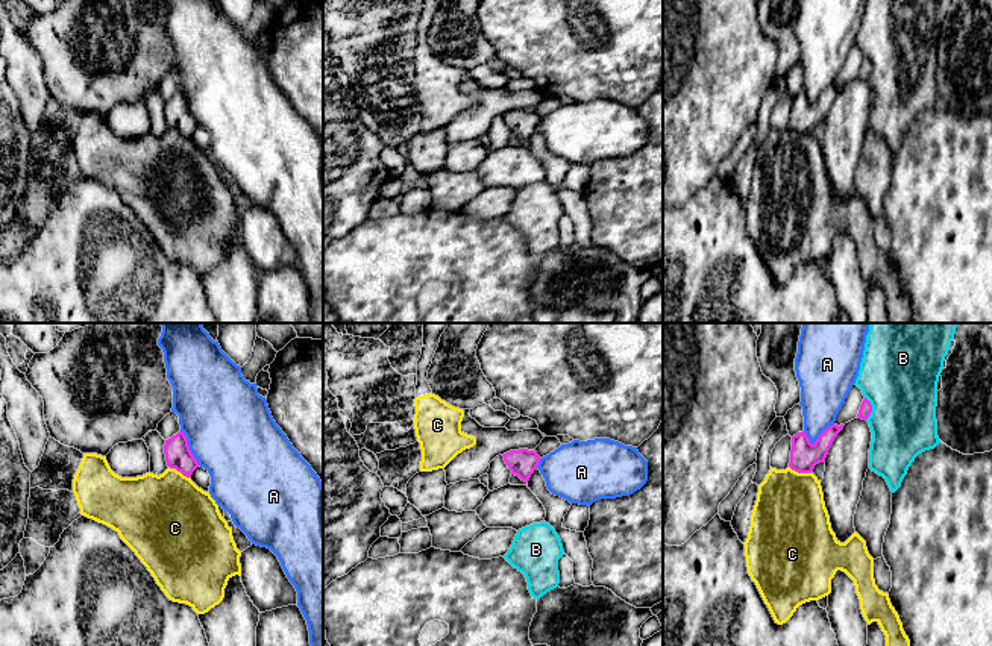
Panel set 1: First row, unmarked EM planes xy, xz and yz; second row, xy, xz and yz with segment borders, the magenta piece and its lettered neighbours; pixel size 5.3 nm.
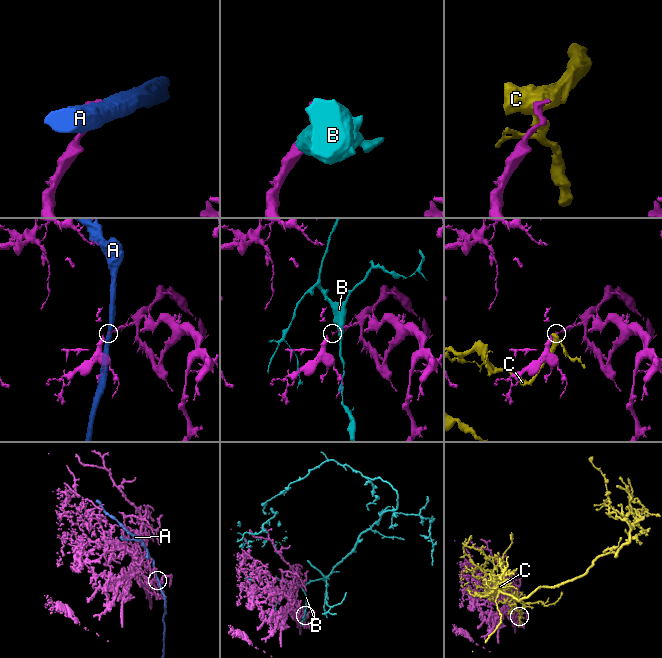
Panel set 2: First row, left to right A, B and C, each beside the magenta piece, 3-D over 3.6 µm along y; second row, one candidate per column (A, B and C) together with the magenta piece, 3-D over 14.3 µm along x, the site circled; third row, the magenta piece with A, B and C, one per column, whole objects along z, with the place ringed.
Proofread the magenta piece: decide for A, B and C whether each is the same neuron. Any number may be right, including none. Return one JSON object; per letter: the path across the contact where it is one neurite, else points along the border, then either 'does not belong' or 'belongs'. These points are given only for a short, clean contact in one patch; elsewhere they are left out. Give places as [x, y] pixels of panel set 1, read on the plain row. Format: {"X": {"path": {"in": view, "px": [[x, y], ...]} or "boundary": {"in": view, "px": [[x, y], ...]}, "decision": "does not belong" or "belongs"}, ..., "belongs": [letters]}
{"A": {"boundary": {"in": "yz", "px": [[833, 84], [812, 103], [803, 91]]}, "decision": "does not belong"}, "B": {"decision": "does not belong"}, "C": {"boundary": {"in": "xy", "px": [[169, 126], [190, 138]]}, "decision": "does not belong"}, "belongs": []}

